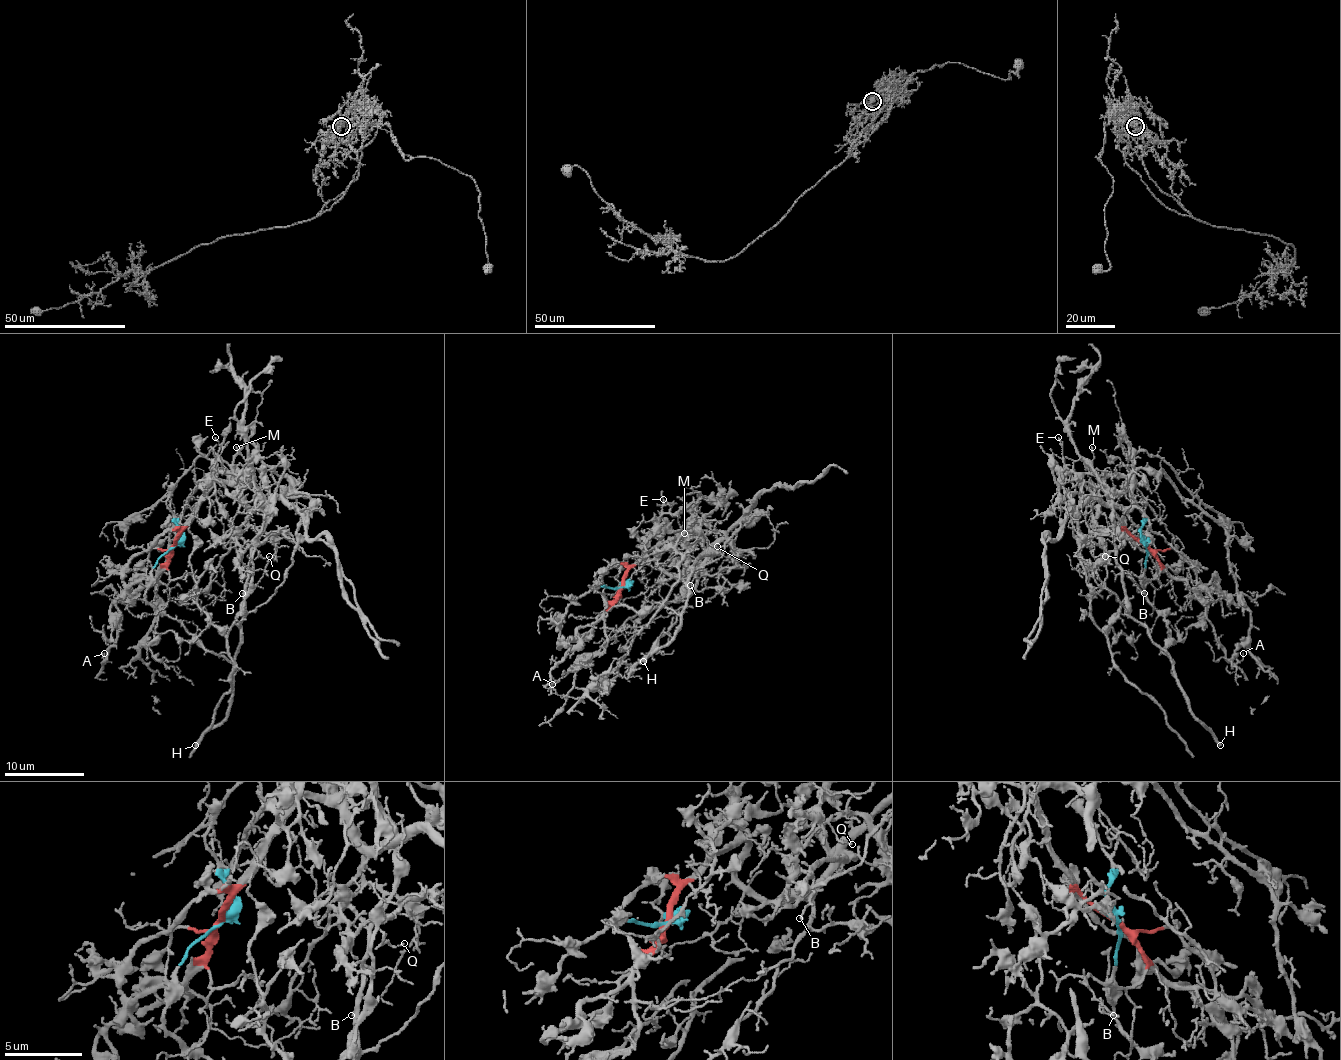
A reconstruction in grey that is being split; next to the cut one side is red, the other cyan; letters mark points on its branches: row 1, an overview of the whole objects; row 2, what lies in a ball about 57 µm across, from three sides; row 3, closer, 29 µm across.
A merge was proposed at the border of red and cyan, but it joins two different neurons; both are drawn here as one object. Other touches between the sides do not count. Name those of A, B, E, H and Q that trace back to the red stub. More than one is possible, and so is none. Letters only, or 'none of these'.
A, E, Q

